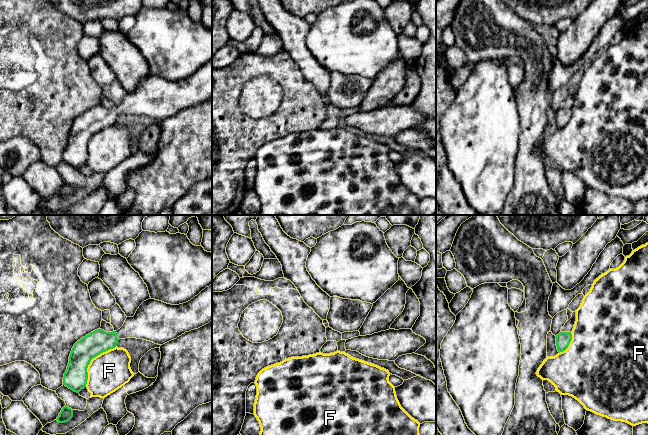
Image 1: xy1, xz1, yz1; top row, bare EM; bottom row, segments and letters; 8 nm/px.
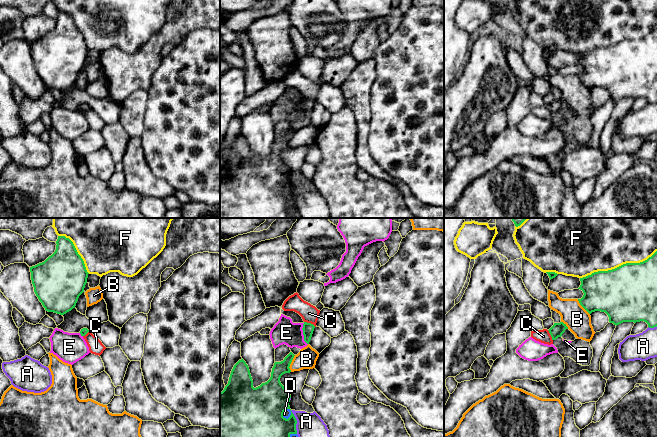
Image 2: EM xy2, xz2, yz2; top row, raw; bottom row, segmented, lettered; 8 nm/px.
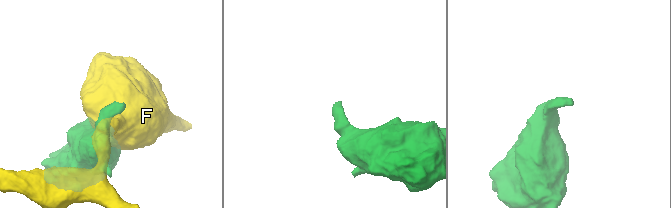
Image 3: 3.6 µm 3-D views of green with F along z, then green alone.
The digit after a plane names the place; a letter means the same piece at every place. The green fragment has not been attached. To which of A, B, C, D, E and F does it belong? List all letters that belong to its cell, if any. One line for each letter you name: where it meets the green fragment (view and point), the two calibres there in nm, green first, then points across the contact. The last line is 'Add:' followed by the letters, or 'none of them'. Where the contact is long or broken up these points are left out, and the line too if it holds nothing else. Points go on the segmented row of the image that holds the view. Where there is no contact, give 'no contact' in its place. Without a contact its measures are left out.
Add: none of them

